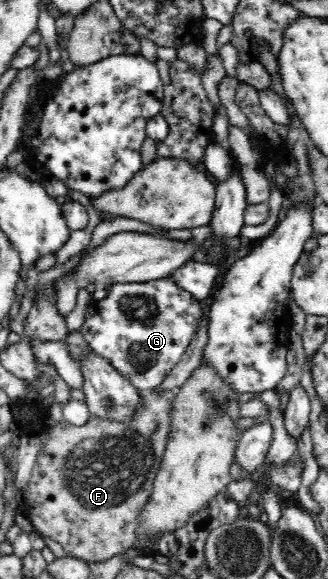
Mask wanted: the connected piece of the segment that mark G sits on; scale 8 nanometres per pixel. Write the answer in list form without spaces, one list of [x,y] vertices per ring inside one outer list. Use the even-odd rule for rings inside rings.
[[[173,279],[143,281],[140,283],[110,284],[107,297],[93,301],[86,310],[85,322],[80,333],[93,352],[109,361],[121,376],[140,390],[156,388],[167,378],[167,375],[181,360],[183,352],[197,330],[197,322],[203,316],[201,301],[197,301],[191,293],[177,287]]]

